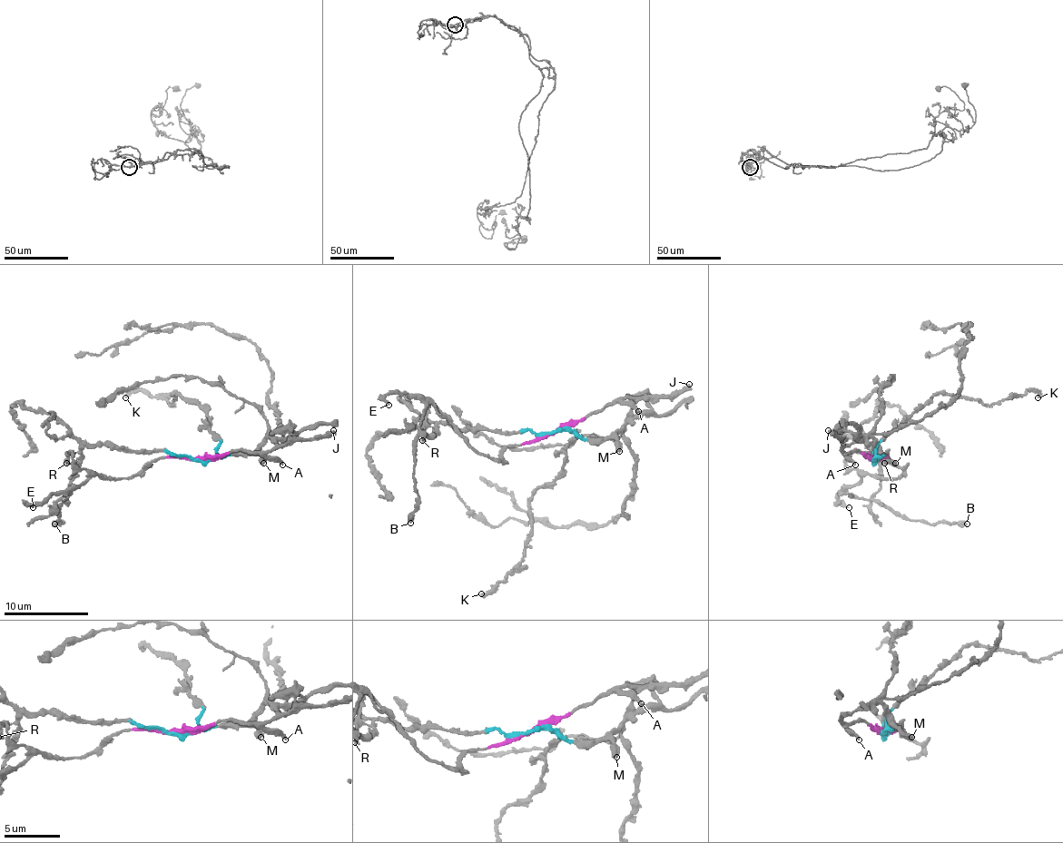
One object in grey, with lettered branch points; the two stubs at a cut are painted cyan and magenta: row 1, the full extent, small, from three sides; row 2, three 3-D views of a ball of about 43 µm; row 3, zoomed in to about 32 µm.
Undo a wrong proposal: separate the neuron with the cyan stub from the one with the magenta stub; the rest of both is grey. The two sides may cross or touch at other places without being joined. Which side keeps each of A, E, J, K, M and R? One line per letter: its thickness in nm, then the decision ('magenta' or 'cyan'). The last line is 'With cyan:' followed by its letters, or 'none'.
A: calibre 280 nm; magenta
E: calibre 200 nm; magenta
J: calibre 480 nm; magenta
K: calibre 400 nm; cyan
M: calibre 480 nm; cyan
R: calibre 380 nm; magenta
With cyan: K, M

